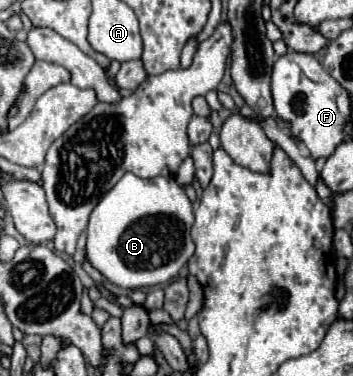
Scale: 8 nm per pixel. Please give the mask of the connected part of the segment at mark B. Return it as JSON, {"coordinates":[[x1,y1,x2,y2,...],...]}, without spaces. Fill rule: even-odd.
{"coordinates":[[131,172,123,174,123,178,99,200,95,206,89,226,87,226,87,258,89,262,115,286,135,290,157,284,167,284,173,280,187,260,193,256,195,244,189,236,193,226,193,206,183,192,183,188,171,176,157,176,151,180,143,180]]}

